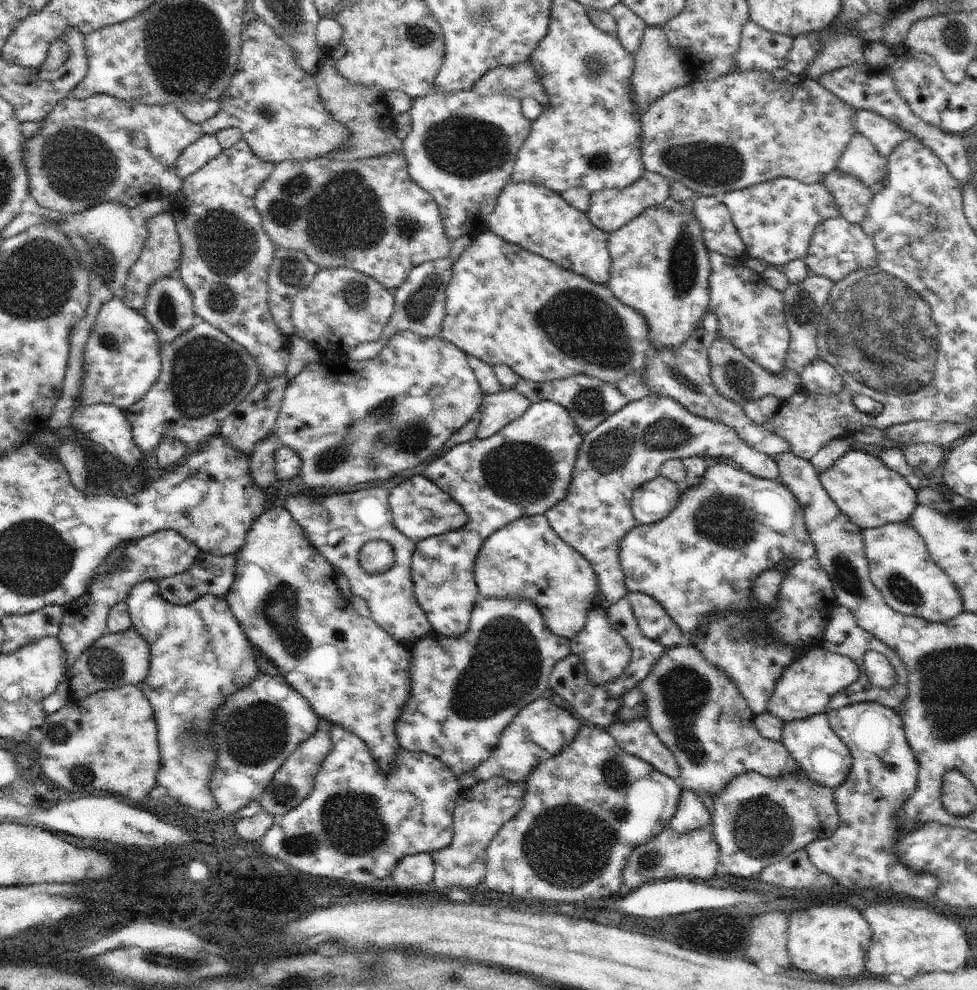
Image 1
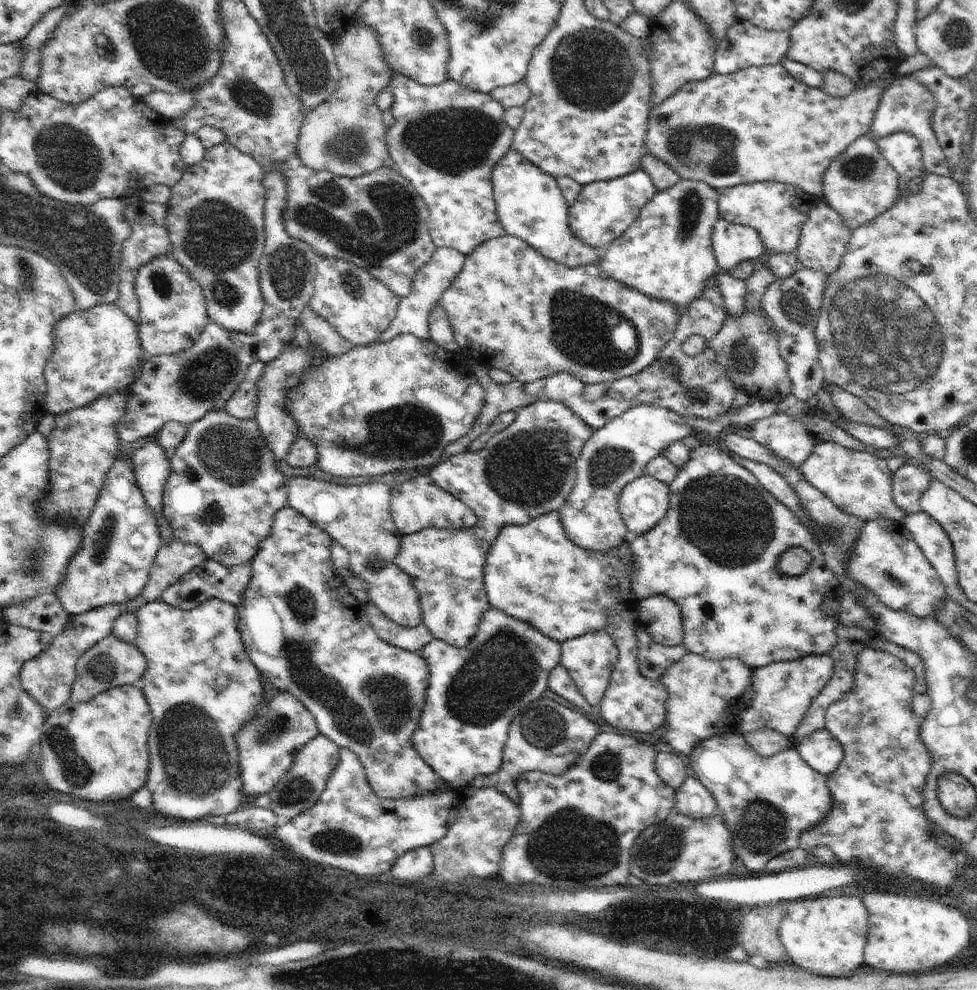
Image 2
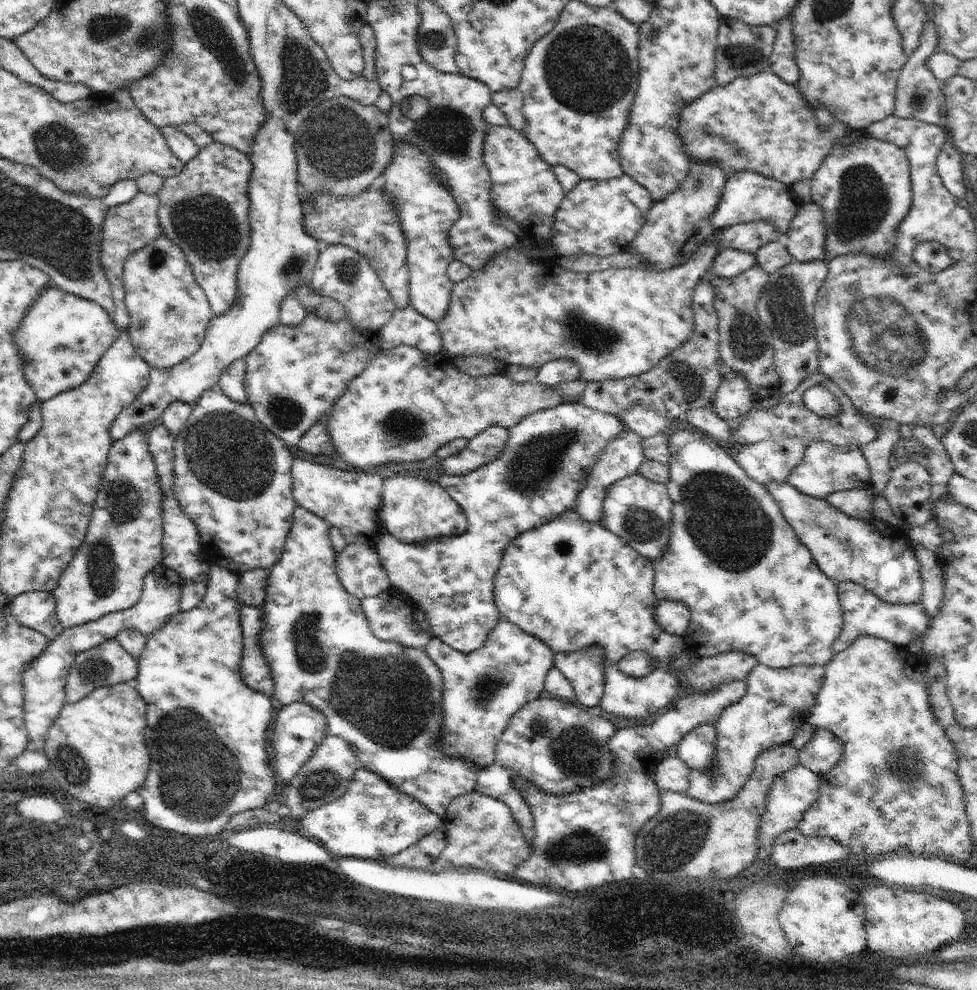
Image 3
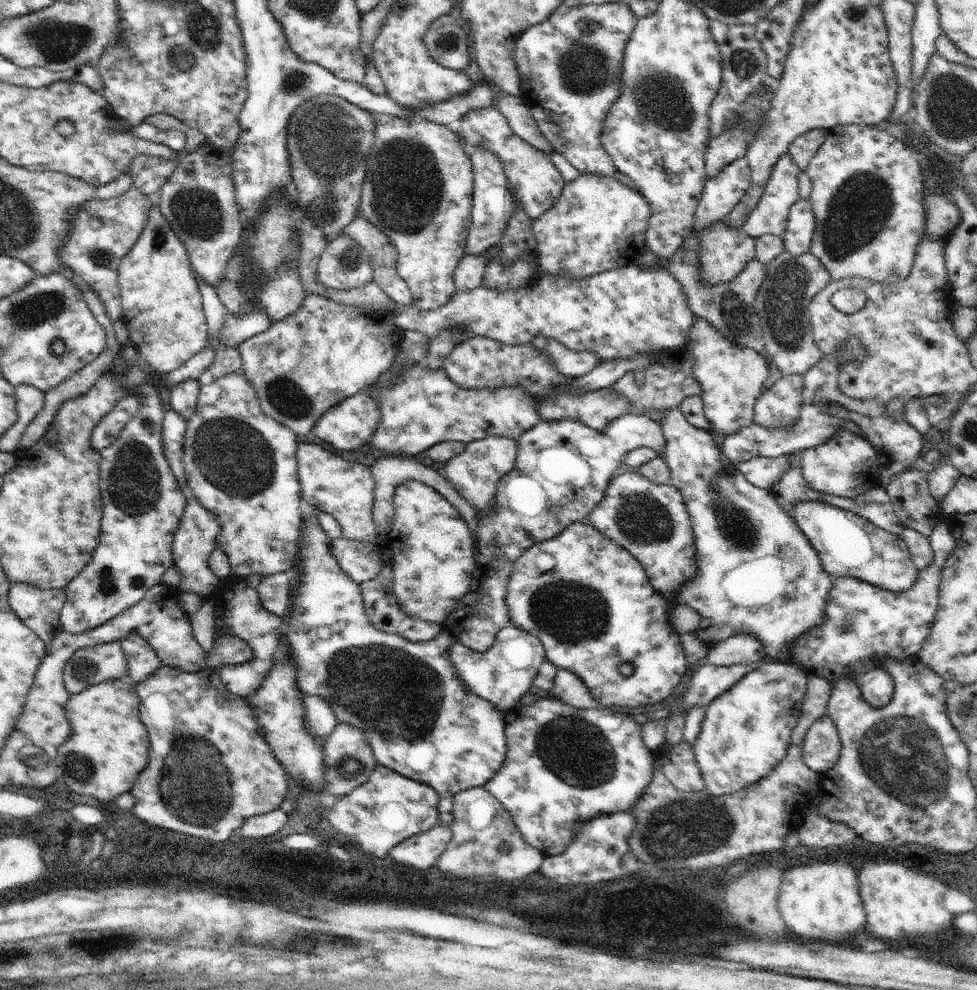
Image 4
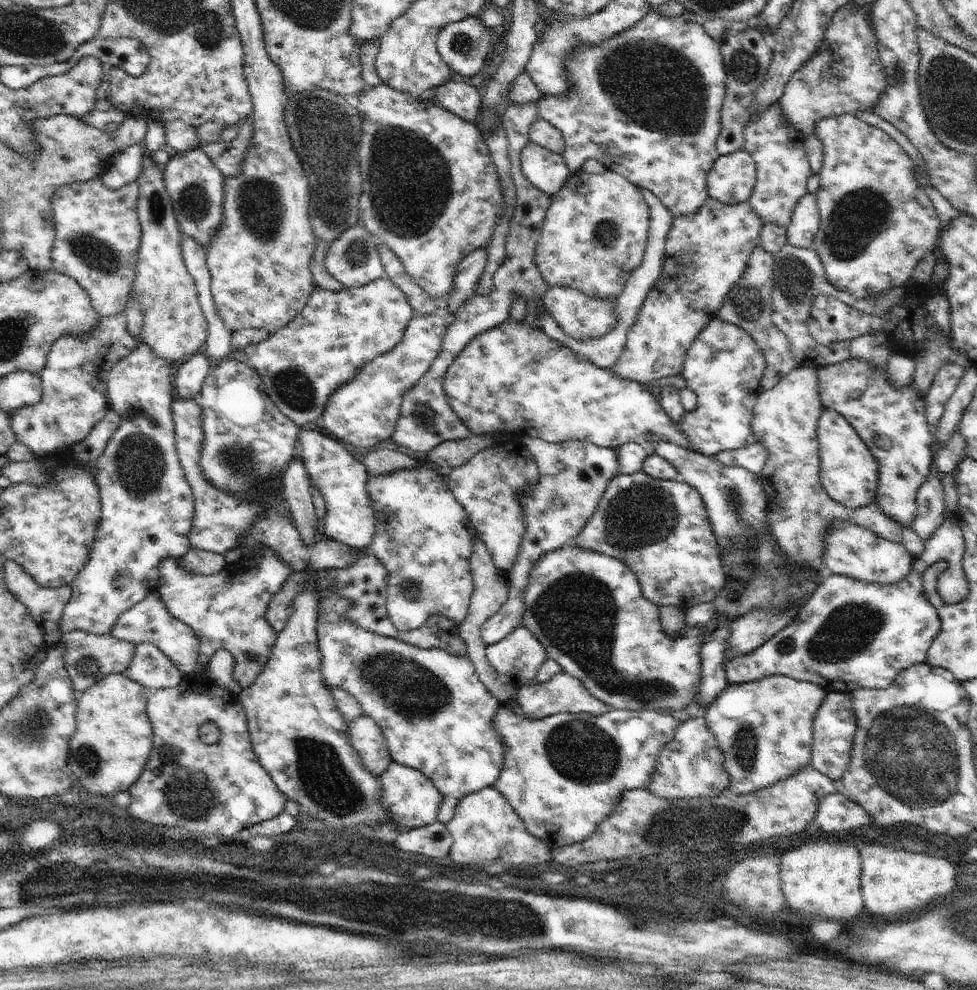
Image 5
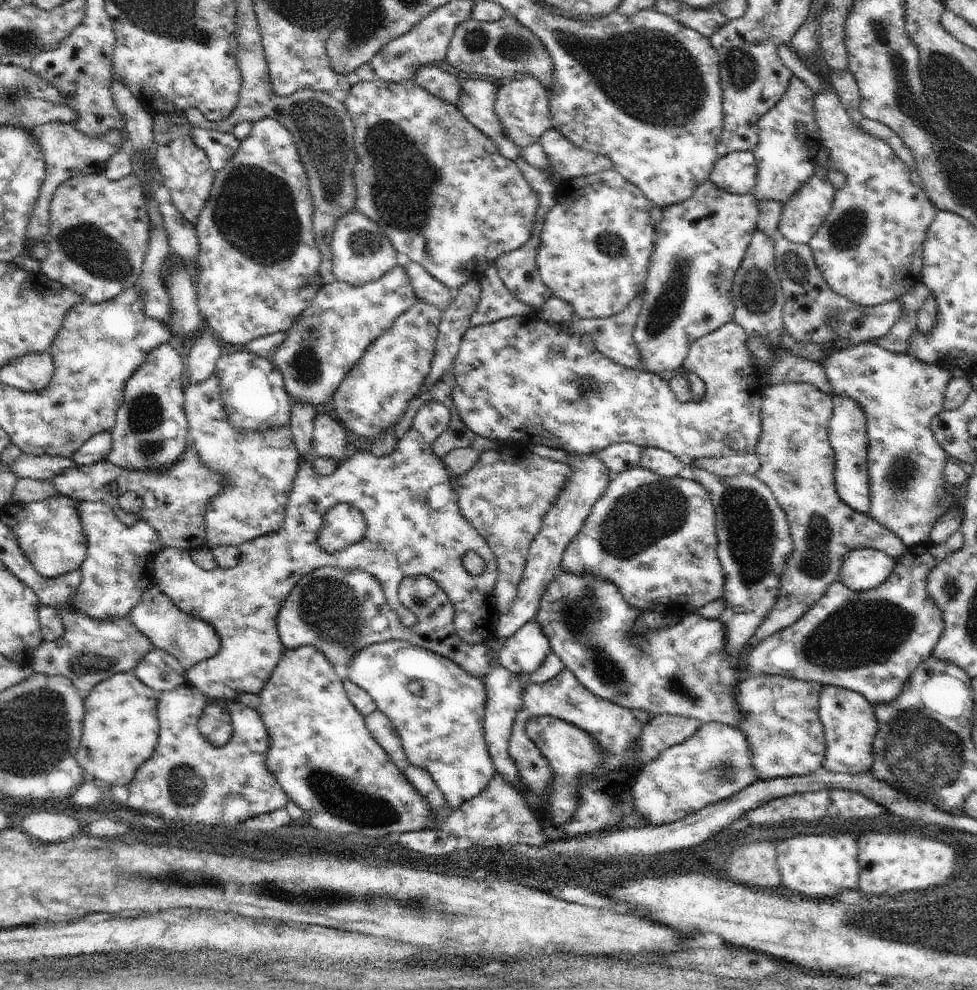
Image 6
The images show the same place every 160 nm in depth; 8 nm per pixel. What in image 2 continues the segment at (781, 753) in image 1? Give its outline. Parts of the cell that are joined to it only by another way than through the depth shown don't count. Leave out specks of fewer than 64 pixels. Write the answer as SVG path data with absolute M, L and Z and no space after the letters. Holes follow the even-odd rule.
M686 653L676 664L669 666L664 671L659 680L665 684L669 694L665 702L666 718L664 726L668 728L666 742L676 750L677 754L682 755L687 760L689 752L692 752L692 749L705 738L726 731L738 731L737 718L739 714L732 717L727 712L727 708L733 705L743 696L745 690L752 686L752 672L753 668L740 659L730 657L720 660L705 659L696 653Z

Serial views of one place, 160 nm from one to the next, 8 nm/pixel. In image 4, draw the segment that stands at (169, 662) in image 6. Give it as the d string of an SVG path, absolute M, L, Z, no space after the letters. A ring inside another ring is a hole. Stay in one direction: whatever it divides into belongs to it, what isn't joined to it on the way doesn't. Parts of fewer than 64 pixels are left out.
M132 633L121 640L121 645L127 658L127 679L131 683L141 683L161 667L160 658L141 636Z

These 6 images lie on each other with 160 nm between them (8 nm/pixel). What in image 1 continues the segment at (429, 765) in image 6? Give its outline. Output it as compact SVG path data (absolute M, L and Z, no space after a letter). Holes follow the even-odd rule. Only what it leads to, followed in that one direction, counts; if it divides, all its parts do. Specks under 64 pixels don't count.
M274 507L265 511L258 518L247 533L244 547L236 554L237 566L235 567L235 580L230 588L229 594L225 598L230 606L230 611L236 621L240 624L244 635L252 644L254 649L261 652L262 655L272 662L272 664L280 671L280 675L286 680L286 683L308 700L310 707L316 712L316 716L323 720L328 720L329 724L338 724L344 726L348 732L356 734L360 740L364 740L364 744L368 746L370 754L380 762L380 770L392 770L394 762L396 762L396 754L401 746L396 740L396 720L400 718L400 710L404 710L407 706L409 696L411 694L411 677L409 674L411 668L412 654L409 646L392 639L380 626L376 625L369 617L361 617L351 607L350 597L342 594L340 588L334 580L335 571L330 562L323 558L318 550L313 548L309 542L308 536L294 520L291 513L284 507Z

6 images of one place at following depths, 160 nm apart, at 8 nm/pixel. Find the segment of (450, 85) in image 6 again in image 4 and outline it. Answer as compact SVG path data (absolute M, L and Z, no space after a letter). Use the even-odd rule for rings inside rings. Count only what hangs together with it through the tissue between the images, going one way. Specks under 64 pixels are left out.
M496 106L469 110L459 118L455 126L456 131L465 139L471 149L482 147L491 150L493 155L502 161L507 184L513 186L517 192L516 201L521 202L521 206L525 208L526 214L531 219L536 220L560 198L566 184L562 173L552 162L550 152L534 148L514 134L504 115Z

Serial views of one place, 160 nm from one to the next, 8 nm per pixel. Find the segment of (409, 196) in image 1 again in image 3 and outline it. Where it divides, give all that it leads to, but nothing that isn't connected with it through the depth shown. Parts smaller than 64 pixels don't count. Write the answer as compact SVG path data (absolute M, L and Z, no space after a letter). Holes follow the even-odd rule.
M382 189L363 190L355 197L337 197L316 193L304 196L303 225L321 246L346 245L365 256L378 273L384 288L388 290L397 309L409 304L409 270L405 234L393 206L393 199Z

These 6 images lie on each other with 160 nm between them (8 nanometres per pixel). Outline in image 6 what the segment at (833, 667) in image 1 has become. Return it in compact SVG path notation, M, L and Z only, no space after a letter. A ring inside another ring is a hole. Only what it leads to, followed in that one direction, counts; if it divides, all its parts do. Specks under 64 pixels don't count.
M761 674L748 677L737 686L737 708L741 710L743 718L738 728L747 734L751 748L751 761L757 770L759 780L775 778L801 777L816 772L825 759L827 740L824 727L819 719L819 696L823 685L819 682L788 678L780 675Z

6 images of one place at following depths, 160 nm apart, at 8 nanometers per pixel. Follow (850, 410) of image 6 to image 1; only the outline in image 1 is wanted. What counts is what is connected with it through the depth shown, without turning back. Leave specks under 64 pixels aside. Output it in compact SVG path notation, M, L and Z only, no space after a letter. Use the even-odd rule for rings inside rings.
M850 450L836 460L832 468L819 474L820 482L836 506L862 529L874 529L889 523L906 523L917 508L917 491L898 472L884 466L880 458Z

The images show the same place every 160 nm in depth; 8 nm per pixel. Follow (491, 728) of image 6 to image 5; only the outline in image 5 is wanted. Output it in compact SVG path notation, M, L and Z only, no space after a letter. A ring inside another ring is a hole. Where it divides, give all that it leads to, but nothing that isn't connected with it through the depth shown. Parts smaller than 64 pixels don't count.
M510 700L509 702L502 703L494 719L494 729L502 736L502 740L504 740L504 763L498 781L492 784L492 786L508 800L508 804L514 808L514 812L524 822L524 828L528 830L528 834L546 843L550 851L554 850L554 848L572 846L572 844L584 842L586 838L590 838L596 832L596 828L600 828L600 824L603 824L604 820L612 814L612 810L616 808L616 804L620 802L620 798L623 797L624 793L648 787L648 784L652 780L652 774L655 772L656 762L659 760L660 750L663 750L664 746L674 738L678 726L682 724L680 720L676 720L676 718L658 711L631 712L621 709L610 710L606 714L602 714L602 716L559 713L542 718L541 720L531 720L523 716L517 709L515 702Z

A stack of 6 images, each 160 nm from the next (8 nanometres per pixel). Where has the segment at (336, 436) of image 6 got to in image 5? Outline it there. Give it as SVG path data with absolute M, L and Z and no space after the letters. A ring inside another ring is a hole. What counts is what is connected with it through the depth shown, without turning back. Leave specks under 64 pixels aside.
M301 429L297 444L297 453L306 466L311 488L318 488L324 496L327 512L323 524L323 537L344 542L354 549L366 550L374 540L377 521L376 510L368 494L368 476L364 464L344 448L342 441L318 429Z

